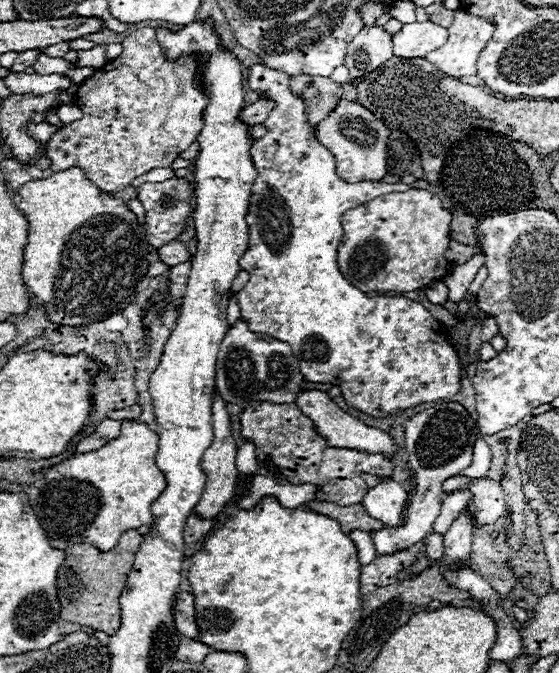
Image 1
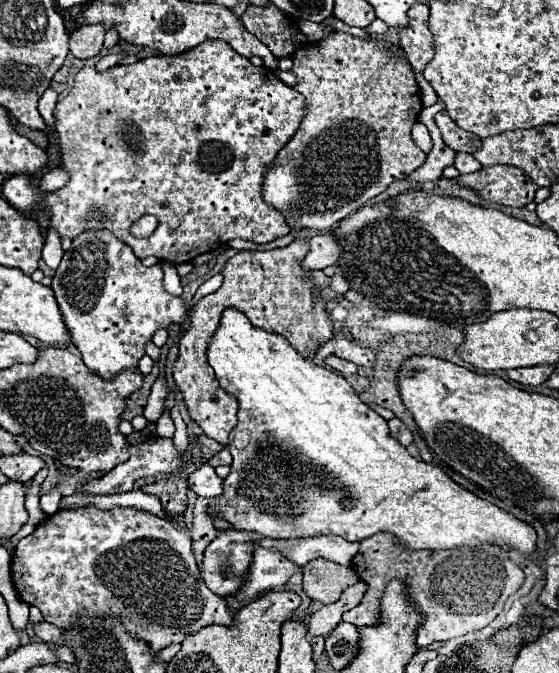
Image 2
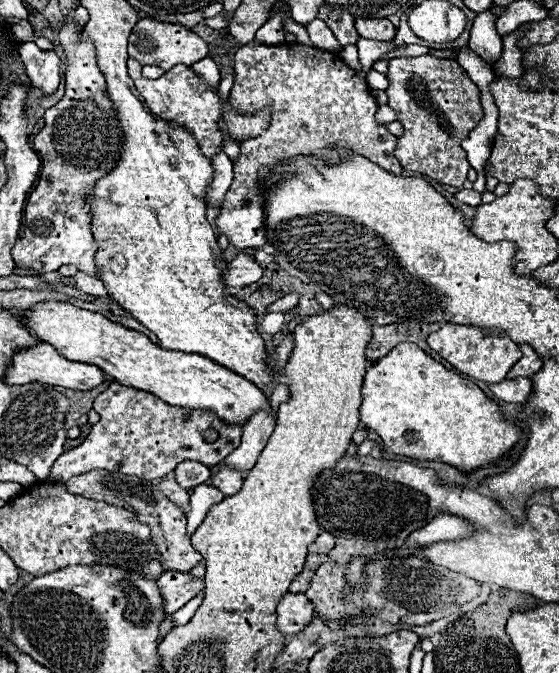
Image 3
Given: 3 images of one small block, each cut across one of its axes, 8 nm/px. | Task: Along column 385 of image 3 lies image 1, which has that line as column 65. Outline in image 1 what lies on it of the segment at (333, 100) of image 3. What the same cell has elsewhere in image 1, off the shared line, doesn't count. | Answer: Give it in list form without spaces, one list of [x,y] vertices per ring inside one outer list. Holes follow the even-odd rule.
[[[140,28],[132,32],[122,42],[122,54],[116,60],[106,62],[102,68],[108,70],[96,70],[90,78],[78,84],[74,106],[82,110],[82,118],[66,124],[66,128],[58,130],[50,138],[48,158],[50,170],[54,172],[78,166],[102,192],[118,192],[128,188],[134,178],[150,172],[152,168],[168,168],[176,158],[180,158],[202,130],[202,108],[208,98],[200,92],[200,82],[194,78],[196,58],[182,56],[178,62],[168,62],[158,48],[154,28]]]

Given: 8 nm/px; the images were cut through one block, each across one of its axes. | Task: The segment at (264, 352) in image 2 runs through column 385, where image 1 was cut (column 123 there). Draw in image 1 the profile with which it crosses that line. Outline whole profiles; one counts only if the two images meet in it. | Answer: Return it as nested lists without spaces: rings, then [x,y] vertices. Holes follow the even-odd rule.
[[[122,420],[120,436],[98,450],[72,456],[52,466],[38,482],[36,516],[50,538],[86,542],[100,552],[112,550],[120,534],[152,522],[150,506],[166,490],[166,478],[156,466],[158,434],[144,422]]]

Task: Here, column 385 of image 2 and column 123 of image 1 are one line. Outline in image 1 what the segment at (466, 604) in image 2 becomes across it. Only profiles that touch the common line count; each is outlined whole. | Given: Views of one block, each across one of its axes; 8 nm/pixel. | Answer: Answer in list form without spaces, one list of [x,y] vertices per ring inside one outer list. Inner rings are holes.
[[[128,530],[120,536],[118,546],[110,552],[98,552],[90,544],[66,542],[60,546],[66,552],[66,560],[58,570],[58,598],[62,606],[60,620],[76,622],[82,626],[98,628],[108,636],[120,628],[120,596],[128,574],[134,566],[134,556],[142,544],[142,536],[136,530]]]

